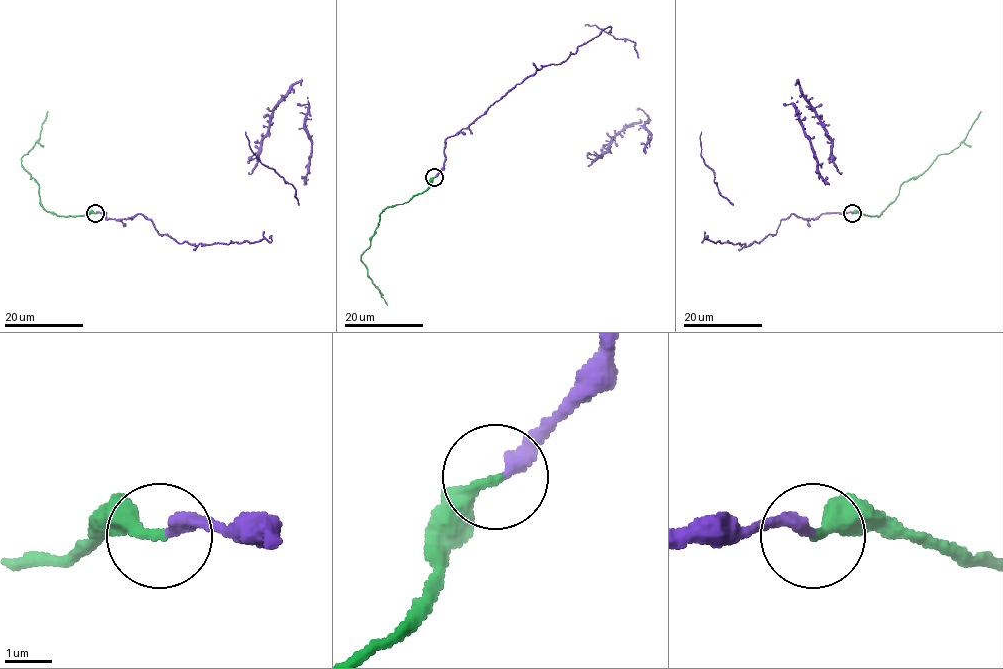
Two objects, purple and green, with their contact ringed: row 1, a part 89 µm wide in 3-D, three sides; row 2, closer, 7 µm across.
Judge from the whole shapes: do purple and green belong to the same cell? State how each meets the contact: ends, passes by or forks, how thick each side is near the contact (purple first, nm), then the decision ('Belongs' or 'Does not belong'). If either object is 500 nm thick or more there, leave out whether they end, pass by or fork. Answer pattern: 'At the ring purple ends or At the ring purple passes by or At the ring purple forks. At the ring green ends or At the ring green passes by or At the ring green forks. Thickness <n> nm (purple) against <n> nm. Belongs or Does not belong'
At the ring purple ends. At the ring green ends. Thickness 320 nm (purple) against 300 nm. Does not belong

